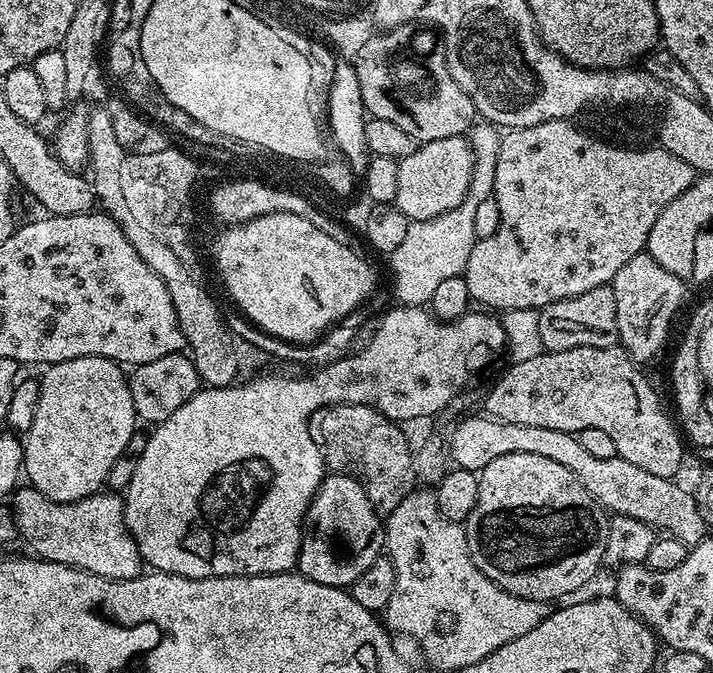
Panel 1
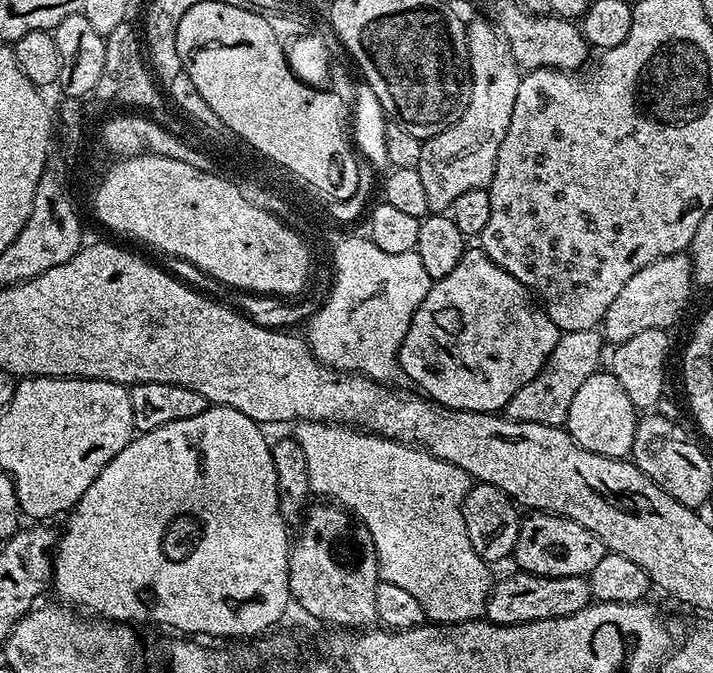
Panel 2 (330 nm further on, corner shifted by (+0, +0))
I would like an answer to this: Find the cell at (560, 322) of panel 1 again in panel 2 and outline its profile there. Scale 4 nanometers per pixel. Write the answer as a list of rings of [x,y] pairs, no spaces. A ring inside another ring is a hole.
[[[596,328],[563,333],[558,343],[554,346],[552,353],[546,358],[542,370],[538,370],[535,378],[527,380],[516,391],[514,398],[510,398],[506,409],[508,419],[517,420],[518,422],[538,422],[542,426],[554,426],[555,428],[567,425],[570,402],[574,402],[574,394],[578,394],[582,382],[586,382],[586,378],[590,378],[590,374],[594,374],[601,367],[600,355],[603,354],[604,348],[606,352],[606,341]]]

